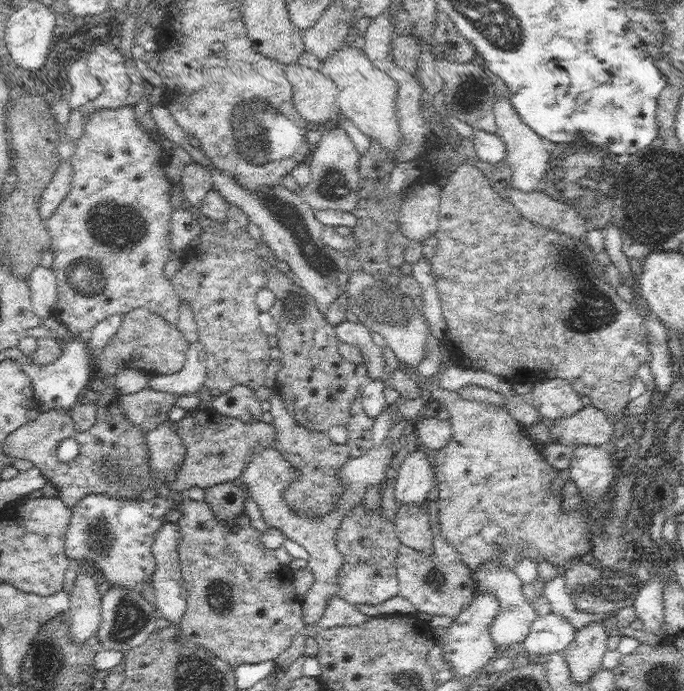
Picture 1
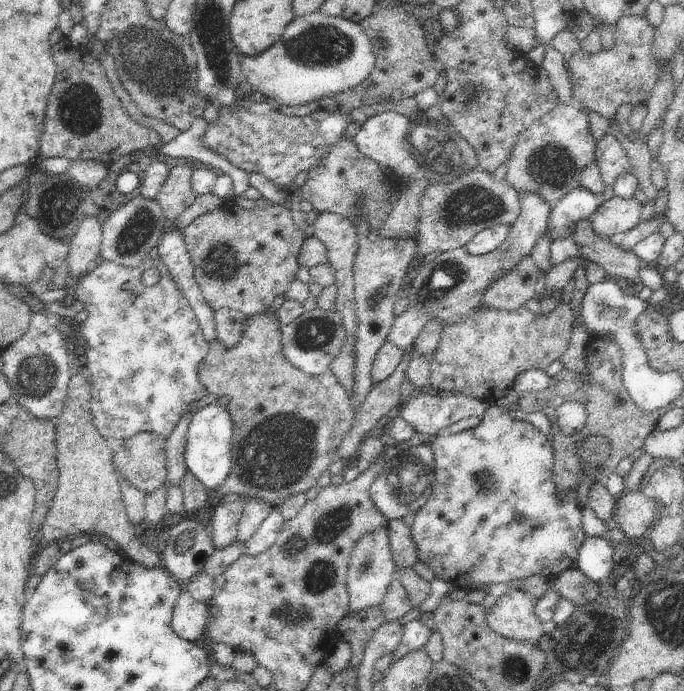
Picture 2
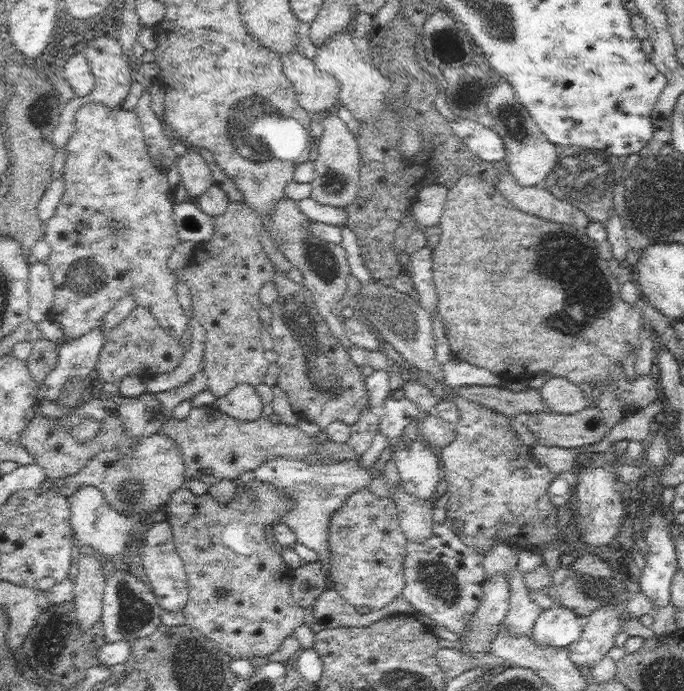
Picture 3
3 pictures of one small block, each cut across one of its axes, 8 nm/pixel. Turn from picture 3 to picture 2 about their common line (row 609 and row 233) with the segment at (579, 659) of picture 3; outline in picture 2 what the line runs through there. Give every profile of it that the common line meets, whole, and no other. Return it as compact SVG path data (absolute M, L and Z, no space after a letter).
M614 195L601 202L592 214L592 228L597 236L620 238L632 230L642 218L643 200L641 195L620 198Z

